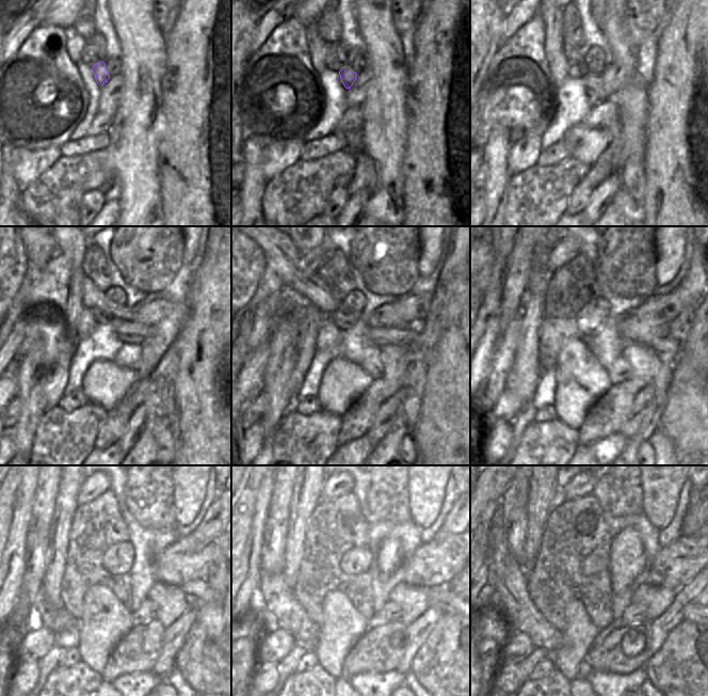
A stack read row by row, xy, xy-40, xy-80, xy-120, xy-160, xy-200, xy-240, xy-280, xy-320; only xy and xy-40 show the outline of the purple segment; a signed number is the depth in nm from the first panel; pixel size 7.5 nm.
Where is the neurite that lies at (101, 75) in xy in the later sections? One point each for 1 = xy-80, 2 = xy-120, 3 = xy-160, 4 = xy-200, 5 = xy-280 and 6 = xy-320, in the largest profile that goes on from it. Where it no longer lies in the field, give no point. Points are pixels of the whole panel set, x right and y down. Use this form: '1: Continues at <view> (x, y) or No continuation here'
1: Continues at xy-80 (590, 80)
2: Continues at xy-120 (129, 331)
3: Continues at xy-160 (379, 336)
4: Continues at xy-200 (668, 349)
5: Continues at xy-280 (441, 596)
6: Continues at xy-320 (687, 613).

